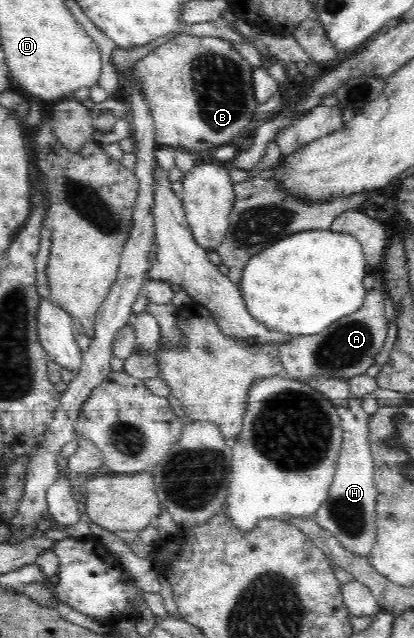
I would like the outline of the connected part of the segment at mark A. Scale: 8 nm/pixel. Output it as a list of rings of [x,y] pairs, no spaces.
[[[379,287],[366,291],[360,310],[330,323],[318,334],[294,337],[278,346],[278,357],[290,381],[308,382],[313,377],[352,379],[365,374],[376,362],[376,356],[388,336],[388,320],[384,313],[384,296]]]

